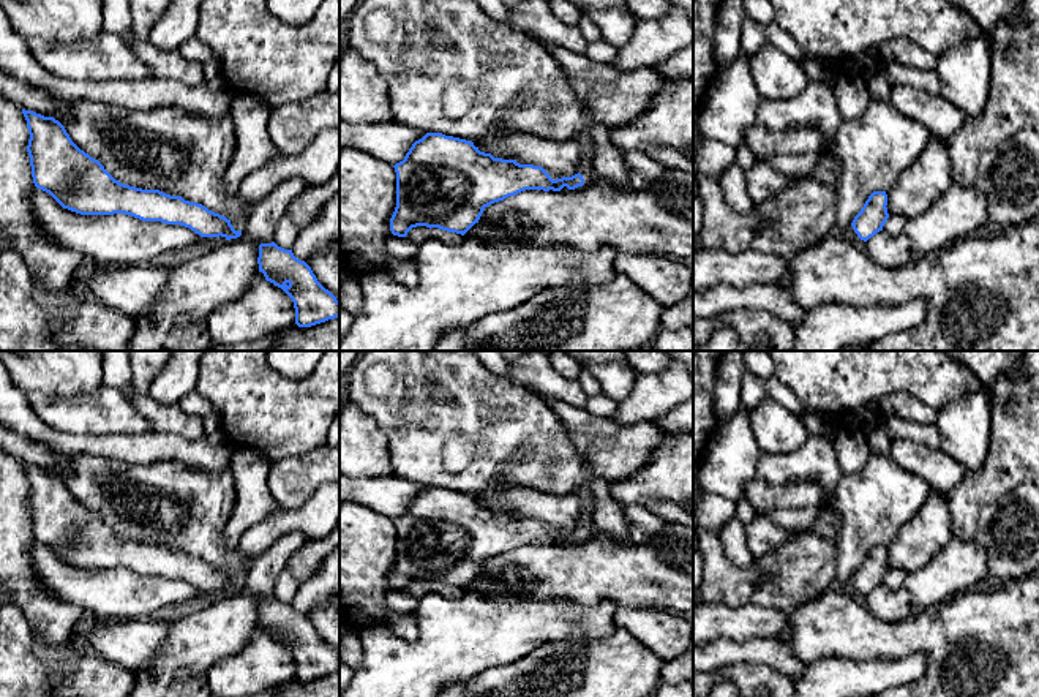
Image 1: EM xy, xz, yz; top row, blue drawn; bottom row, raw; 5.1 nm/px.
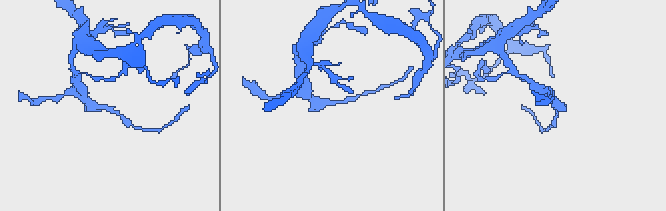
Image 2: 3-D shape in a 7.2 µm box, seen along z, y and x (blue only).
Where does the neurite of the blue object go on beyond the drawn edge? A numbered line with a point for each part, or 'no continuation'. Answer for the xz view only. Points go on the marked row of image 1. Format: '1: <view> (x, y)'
1: xz (586, 141)

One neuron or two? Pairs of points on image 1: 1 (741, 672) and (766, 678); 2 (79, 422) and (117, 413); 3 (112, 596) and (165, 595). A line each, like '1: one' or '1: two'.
1: one
2: one
3: one

